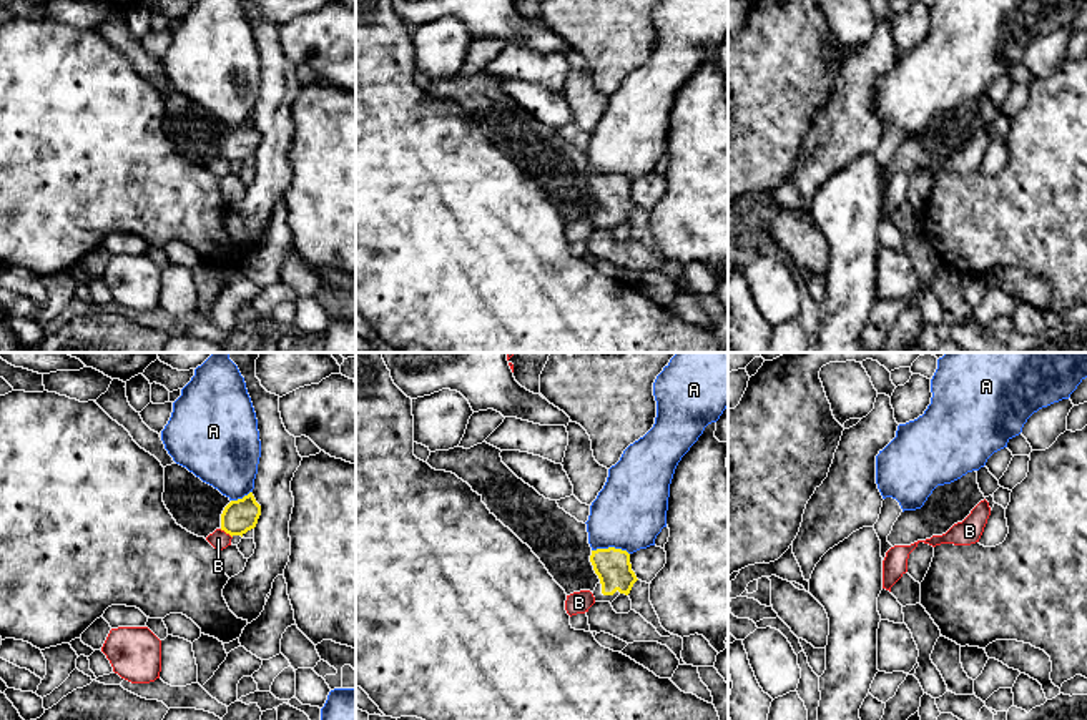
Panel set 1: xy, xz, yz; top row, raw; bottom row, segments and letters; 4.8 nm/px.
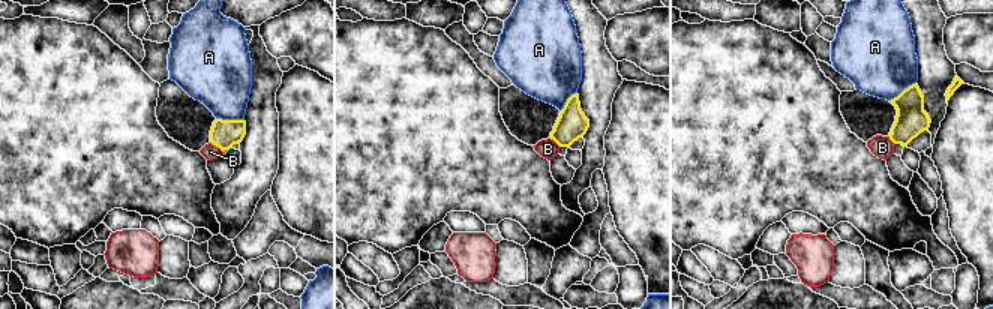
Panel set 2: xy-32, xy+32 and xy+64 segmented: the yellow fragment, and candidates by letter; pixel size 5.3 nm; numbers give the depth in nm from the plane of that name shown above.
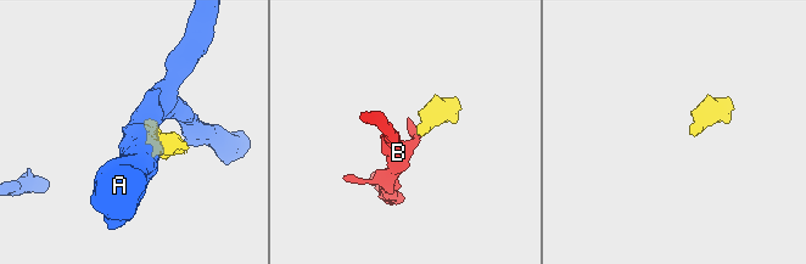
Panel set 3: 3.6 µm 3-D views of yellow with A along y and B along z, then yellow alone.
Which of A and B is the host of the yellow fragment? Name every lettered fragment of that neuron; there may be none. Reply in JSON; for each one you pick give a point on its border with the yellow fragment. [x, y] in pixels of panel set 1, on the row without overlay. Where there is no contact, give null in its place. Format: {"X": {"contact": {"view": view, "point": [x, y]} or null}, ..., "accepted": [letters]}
{"accepted": []}

